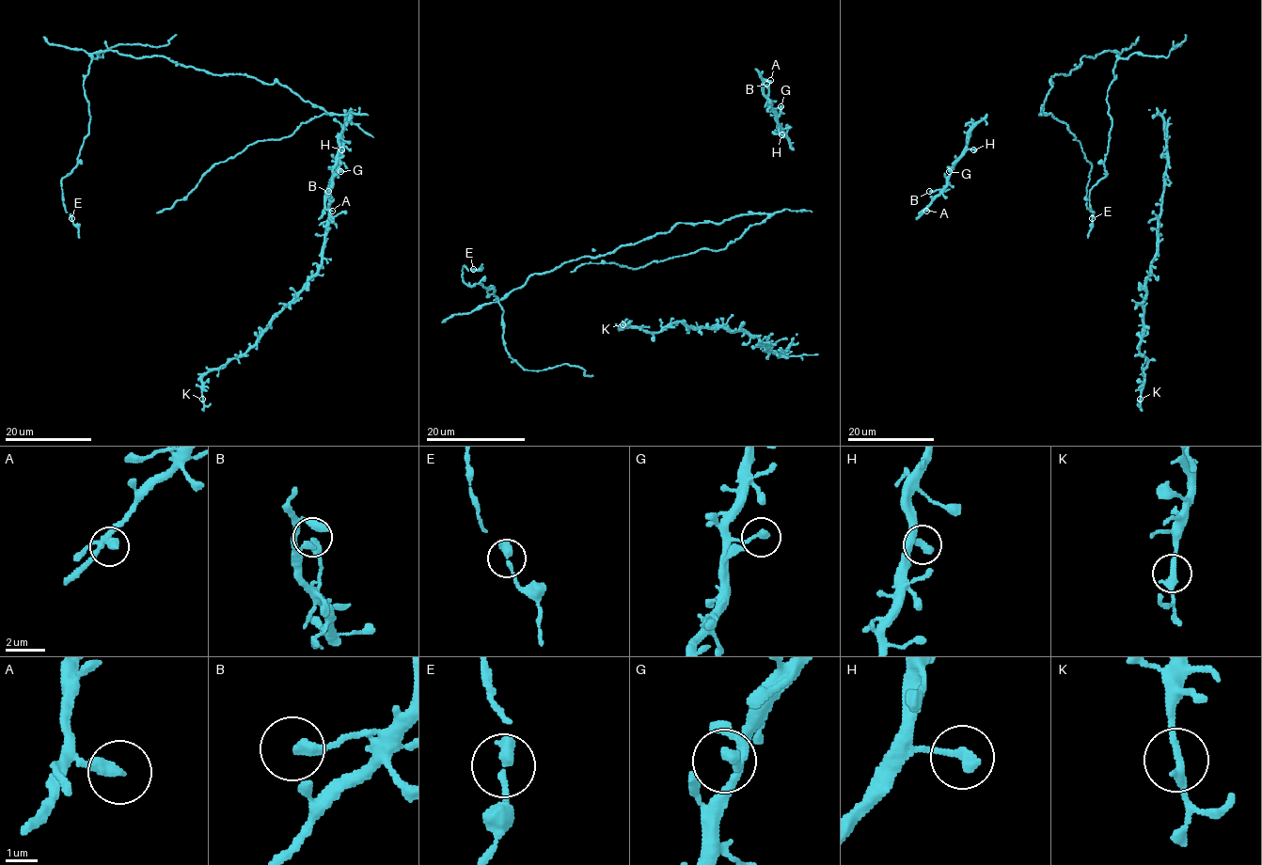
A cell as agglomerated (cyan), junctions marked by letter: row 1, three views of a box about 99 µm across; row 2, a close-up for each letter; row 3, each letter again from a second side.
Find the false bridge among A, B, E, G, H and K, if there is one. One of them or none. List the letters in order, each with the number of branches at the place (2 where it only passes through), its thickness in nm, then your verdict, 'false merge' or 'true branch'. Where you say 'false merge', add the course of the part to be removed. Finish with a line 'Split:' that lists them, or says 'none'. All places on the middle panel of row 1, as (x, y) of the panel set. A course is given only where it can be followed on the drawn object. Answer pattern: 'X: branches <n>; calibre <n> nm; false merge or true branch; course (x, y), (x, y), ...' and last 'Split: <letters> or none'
A: branches 1; calibre 440 nm; true branch
B: branches 1; calibre 360 nm; true branch
E: branches 1; calibre 420 nm; true branch
G: branches 1; calibre 360 nm; true branch
H: branches 1; calibre 400 nm; true branch
K: branches 2; calibre 280 nm; true branch
Split: none

